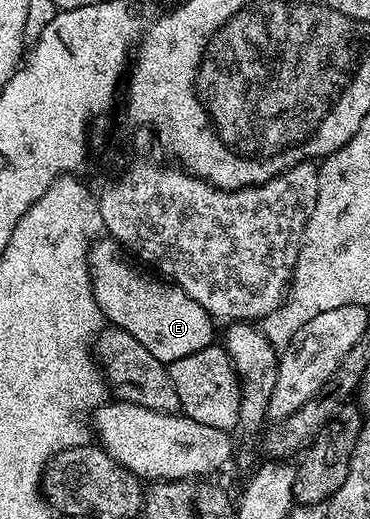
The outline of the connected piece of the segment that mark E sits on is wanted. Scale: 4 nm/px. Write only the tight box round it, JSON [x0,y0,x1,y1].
[88,237,214,365]

